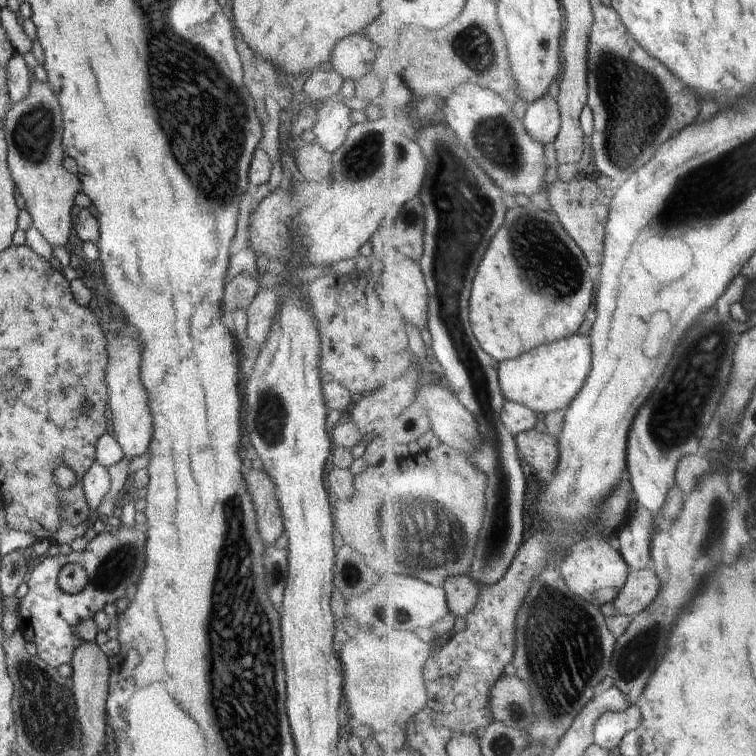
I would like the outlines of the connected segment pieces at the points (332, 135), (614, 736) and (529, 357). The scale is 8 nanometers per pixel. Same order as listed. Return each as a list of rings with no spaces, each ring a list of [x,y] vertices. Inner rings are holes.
[[[340,94],[319,106],[311,129],[316,137],[316,144],[330,154],[344,144],[348,129],[355,124],[350,117],[352,109],[343,104],[343,100],[344,96]]]
[[[632,705],[625,711],[608,711],[595,726],[595,744],[617,752],[626,735],[640,728],[640,722],[640,706]]]
[[[590,336],[548,343],[517,359],[501,361],[500,381],[507,400],[525,404],[538,414],[567,410],[584,388],[593,369]]]

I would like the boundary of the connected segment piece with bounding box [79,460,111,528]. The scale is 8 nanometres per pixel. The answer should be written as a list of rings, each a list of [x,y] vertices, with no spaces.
[[[95,460],[94,464],[92,464],[88,472],[84,475],[84,478],[79,481],[83,486],[84,496],[91,510],[88,523],[92,528],[94,521],[98,520],[96,515],[92,516],[92,512],[98,508],[98,505],[102,502],[102,498],[110,492],[110,475],[108,469]]]

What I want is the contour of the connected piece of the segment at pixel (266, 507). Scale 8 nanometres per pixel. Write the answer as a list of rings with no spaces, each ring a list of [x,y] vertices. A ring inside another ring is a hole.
[[[251,469],[244,478],[253,503],[259,537],[264,546],[270,546],[285,531],[275,486],[264,470]]]

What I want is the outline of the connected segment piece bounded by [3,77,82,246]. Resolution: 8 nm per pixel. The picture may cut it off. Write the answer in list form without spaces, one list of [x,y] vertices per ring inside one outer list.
[[[33,77],[27,95],[8,108],[3,125],[7,165],[16,188],[24,197],[32,225],[52,246],[64,246],[70,238],[70,228],[73,228],[74,197],[82,188],[78,177],[62,166],[62,112],[56,96],[46,84]]]

